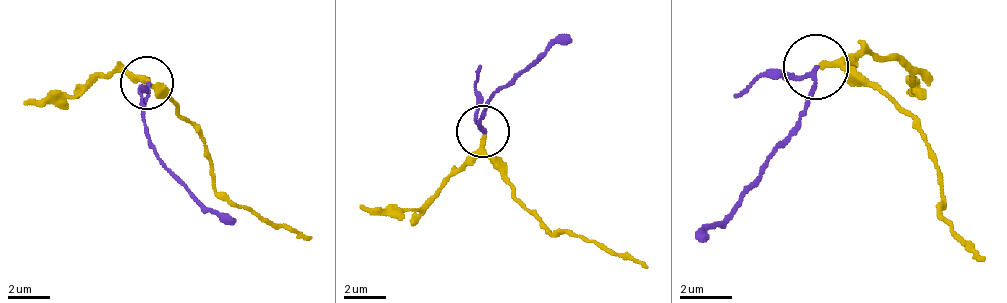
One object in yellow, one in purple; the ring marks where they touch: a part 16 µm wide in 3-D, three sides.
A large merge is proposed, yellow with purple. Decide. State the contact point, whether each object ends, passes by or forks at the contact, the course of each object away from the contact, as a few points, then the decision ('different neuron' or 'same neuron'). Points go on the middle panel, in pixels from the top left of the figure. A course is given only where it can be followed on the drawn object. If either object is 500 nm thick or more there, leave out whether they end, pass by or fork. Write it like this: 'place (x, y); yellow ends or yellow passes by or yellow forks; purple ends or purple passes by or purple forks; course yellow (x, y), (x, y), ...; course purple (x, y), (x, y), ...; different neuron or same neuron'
place (483, 131); yellow passes by; purple passes by; course yellow (486, 132), (492, 164), (549, 232), (596, 242), (649, 268); course purple (481, 132), (481, 116), (492, 96), (570, 33); same neuron

